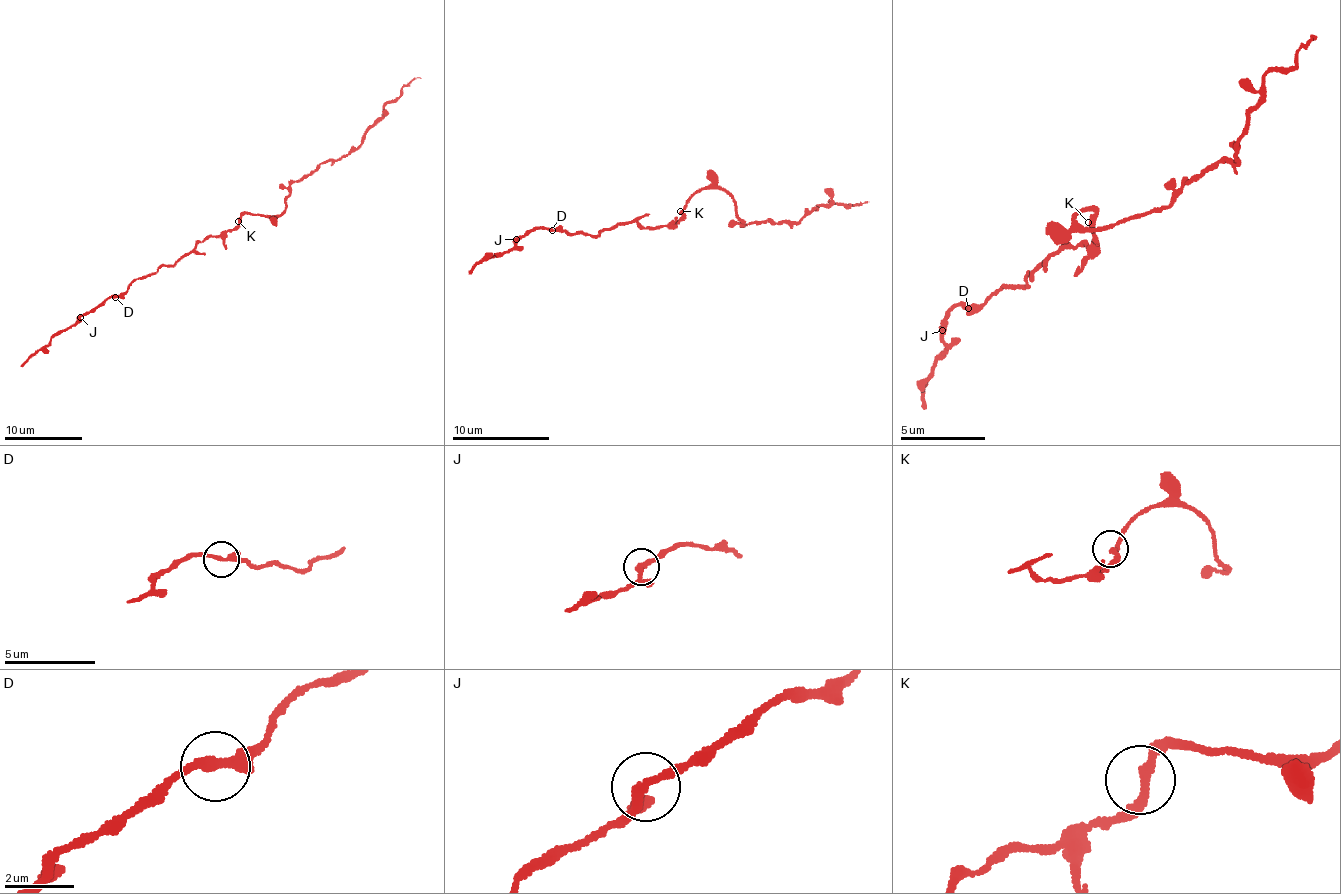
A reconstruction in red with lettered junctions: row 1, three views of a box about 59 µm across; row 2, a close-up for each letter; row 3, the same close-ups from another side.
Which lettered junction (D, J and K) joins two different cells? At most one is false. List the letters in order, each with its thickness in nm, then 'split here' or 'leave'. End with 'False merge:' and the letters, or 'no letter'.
D: calibre 260 nm; leave
J: calibre 260 nm; leave
K: calibre 240 nm; leave
False merge: no letter

